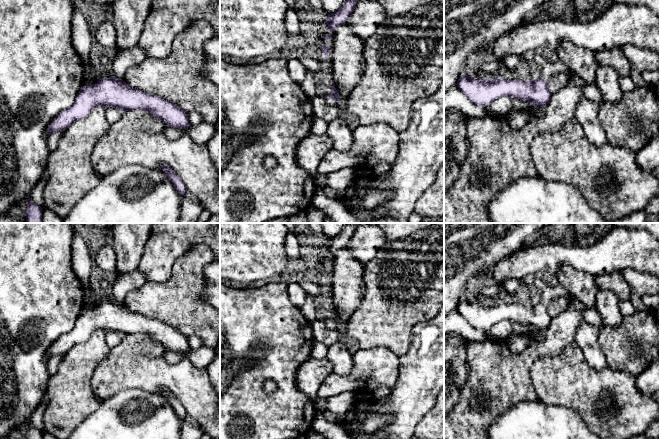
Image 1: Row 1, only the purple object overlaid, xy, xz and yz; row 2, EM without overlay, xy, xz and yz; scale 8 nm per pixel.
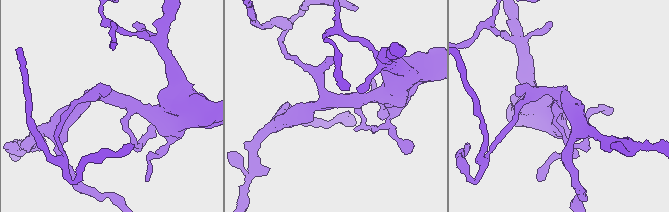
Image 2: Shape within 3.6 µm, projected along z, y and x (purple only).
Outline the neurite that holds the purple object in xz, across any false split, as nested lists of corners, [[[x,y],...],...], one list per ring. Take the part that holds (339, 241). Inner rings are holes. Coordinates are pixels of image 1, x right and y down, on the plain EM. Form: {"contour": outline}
{"contour": [[[347,223],[346,226],[337,235],[328,238],[324,246],[329,251],[329,258],[322,261],[324,264],[329,264],[333,254],[347,245],[348,241],[355,233],[356,227],[357,226],[355,226],[353,223]]]}

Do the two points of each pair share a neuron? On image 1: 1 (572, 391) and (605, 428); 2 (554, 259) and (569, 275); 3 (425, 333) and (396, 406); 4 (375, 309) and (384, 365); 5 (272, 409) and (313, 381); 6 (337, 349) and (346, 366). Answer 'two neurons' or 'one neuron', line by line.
1: one neuron
2: two neurons
3: one neuron
4: two neurons
5: two neurons
6: one neuron

